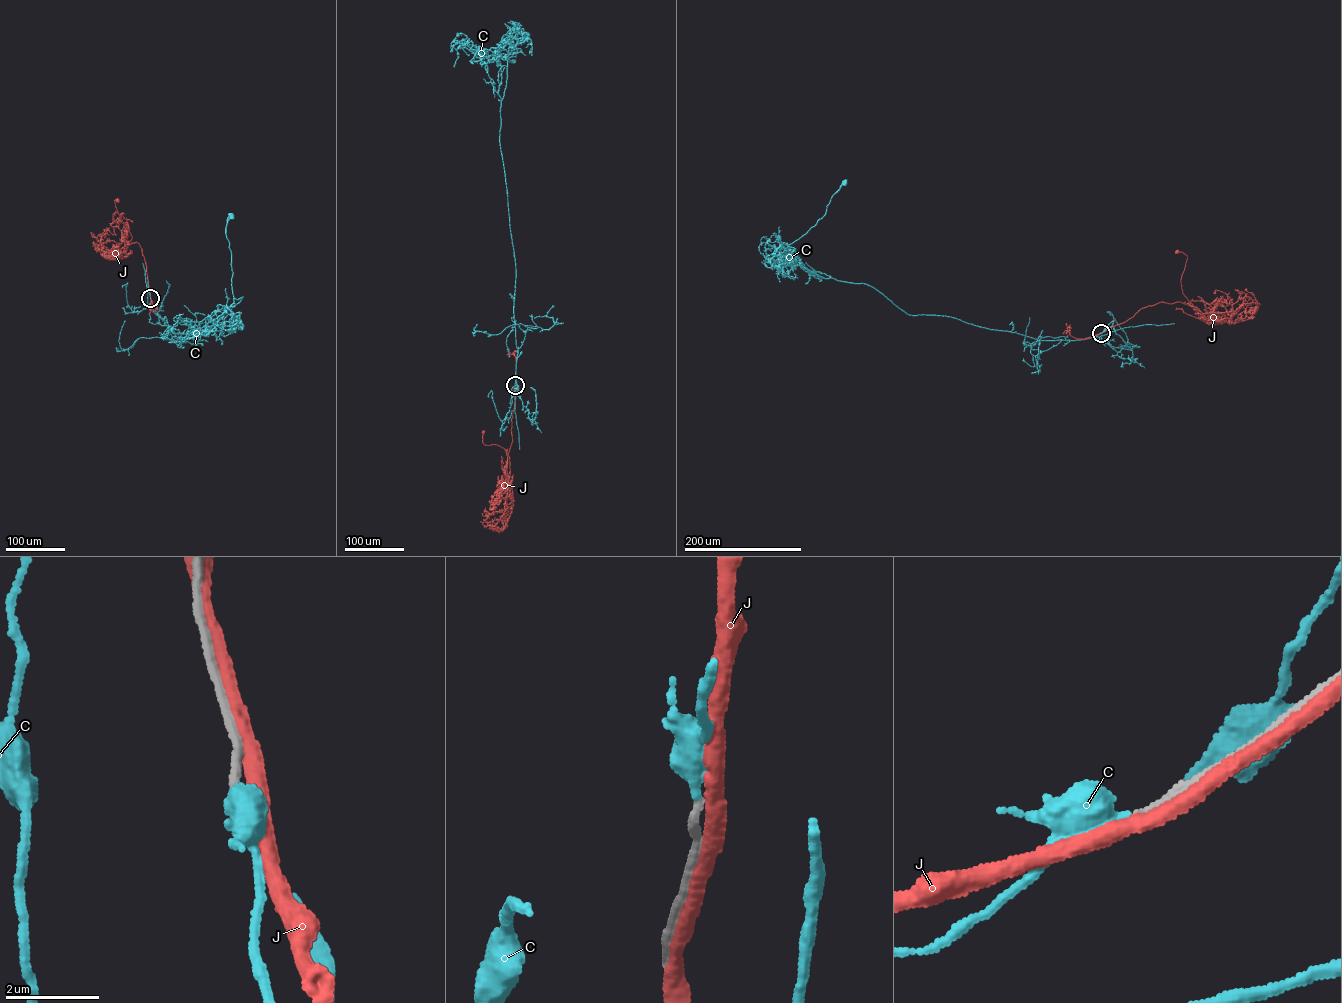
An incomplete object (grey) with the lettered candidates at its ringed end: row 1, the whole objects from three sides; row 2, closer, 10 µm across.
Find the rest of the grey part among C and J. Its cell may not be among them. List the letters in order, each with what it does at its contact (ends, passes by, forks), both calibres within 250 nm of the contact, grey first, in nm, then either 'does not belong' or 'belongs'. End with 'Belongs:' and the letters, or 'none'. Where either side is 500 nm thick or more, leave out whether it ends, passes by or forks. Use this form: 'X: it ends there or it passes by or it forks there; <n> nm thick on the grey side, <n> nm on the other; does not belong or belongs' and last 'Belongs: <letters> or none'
C: it ends there; 170 nm thick on the grey side, 440 nm on the other; belongs
J: it passes by; 170 nm thick on the grey side, 360 nm on the other; does not belong
Belongs: C

